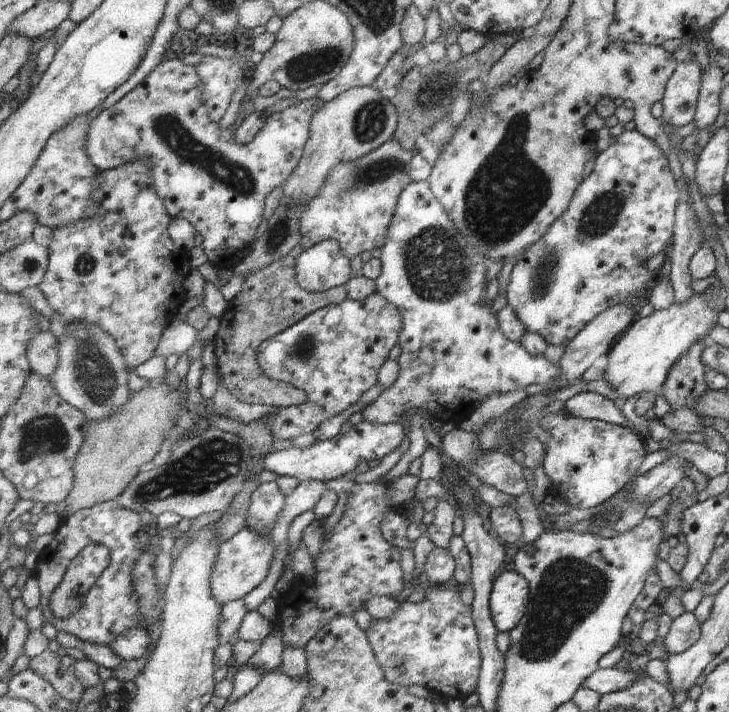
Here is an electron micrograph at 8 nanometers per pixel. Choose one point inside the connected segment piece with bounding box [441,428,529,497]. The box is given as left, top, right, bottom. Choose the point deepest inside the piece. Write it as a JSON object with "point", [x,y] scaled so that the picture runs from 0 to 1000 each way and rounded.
{"point":[682,659]}

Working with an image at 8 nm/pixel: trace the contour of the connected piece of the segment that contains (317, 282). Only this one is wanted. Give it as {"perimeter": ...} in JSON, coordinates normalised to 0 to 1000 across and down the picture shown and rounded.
{"perimeter":[[[440,338],[424,351],[416,354],[407,362],[407,382],[410,399],[422,409],[446,410],[457,403],[475,400],[486,388],[483,365],[468,351],[462,338]]]}

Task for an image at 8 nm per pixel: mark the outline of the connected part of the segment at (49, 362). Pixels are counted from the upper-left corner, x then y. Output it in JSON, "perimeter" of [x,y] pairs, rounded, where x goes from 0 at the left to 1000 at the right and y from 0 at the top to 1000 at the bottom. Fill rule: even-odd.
{"perimeter":[[[56,465],[37,487],[41,513],[48,524],[64,531],[75,522],[82,504],[82,486],[80,475],[69,465]]]}

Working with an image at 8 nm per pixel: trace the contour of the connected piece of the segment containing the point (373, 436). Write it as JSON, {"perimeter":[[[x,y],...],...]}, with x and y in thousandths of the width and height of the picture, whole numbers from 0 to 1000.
{"perimeter":[[[501,590],[472,610],[462,610],[446,619],[433,619],[424,629],[402,628],[384,633],[372,633],[365,640],[364,654],[368,660],[380,667],[396,667],[406,671],[410,677],[420,674],[436,674],[449,677],[461,671],[468,671],[479,664],[492,662],[492,646],[523,646],[531,638],[542,635],[553,618],[556,618],[557,604],[547,594],[534,594],[519,597]]]}

